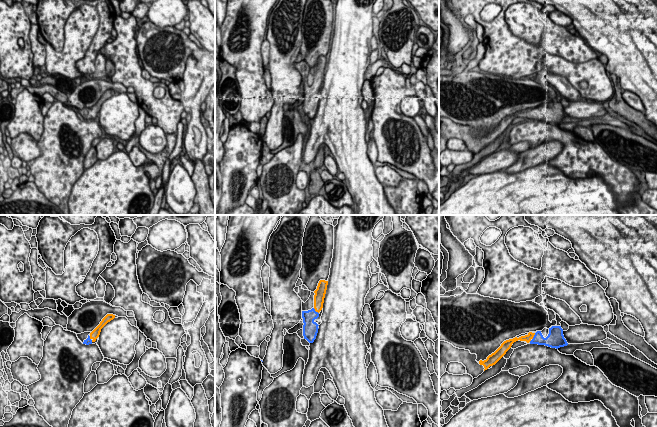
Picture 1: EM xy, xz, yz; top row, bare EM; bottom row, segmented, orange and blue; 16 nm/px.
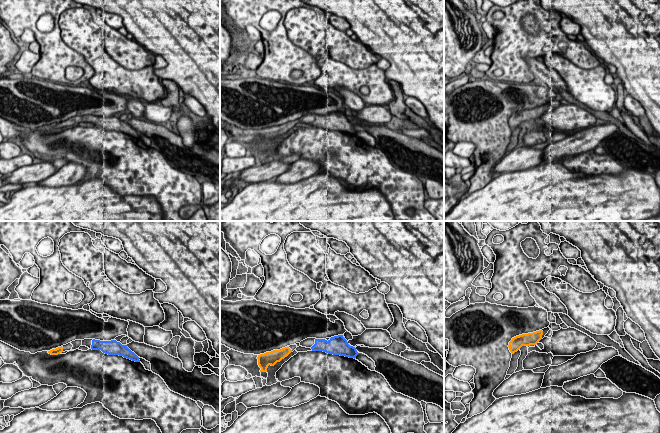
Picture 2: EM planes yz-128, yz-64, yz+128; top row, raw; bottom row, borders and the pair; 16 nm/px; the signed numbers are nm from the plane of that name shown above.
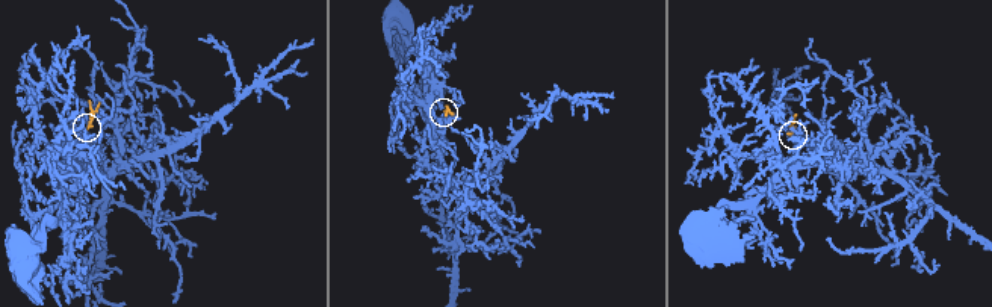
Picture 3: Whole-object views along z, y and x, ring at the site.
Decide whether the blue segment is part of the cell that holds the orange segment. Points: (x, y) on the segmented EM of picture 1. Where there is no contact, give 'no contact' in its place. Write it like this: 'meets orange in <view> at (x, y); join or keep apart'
meets orange in yz at (532, 338); join

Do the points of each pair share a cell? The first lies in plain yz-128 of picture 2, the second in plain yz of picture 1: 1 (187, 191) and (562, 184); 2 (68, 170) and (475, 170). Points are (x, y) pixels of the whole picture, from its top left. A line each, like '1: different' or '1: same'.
1: different
2: different

